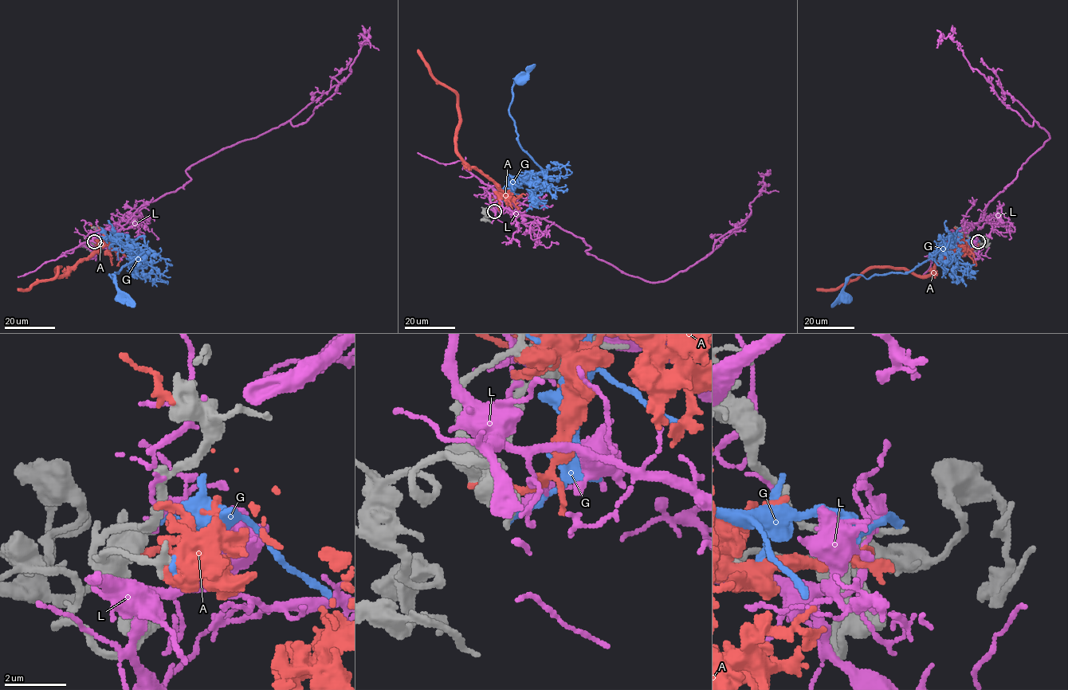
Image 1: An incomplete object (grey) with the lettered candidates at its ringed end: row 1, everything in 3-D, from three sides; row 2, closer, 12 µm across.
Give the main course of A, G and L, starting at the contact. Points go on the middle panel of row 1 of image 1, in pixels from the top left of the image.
A: (492, 209), (497, 207), (504, 193), (461, 157), (456, 146), (458, 96), (432, 75), (418, 49)
G: (494, 212), (506, 185), (545, 178), (518, 141), (509, 113), (512, 84), (521, 79)
L: (494, 210), (488, 193), (581, 238), (586, 250), (624, 272), (661, 282), (704, 259), (749, 214), (770, 170)

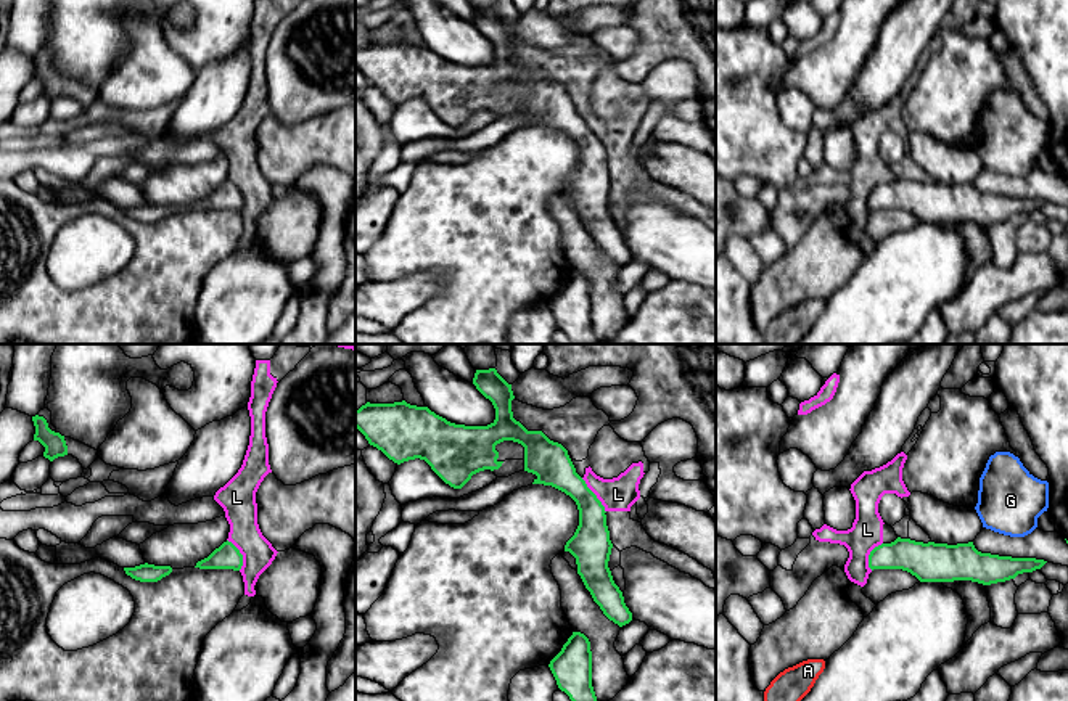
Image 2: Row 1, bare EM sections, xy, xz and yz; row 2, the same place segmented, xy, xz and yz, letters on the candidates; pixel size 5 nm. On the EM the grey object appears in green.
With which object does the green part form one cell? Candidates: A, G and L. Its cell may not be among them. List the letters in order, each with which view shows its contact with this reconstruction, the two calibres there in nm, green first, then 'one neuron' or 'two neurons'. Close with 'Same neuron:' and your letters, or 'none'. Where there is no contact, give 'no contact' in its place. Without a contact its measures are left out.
A: no contact; two neurons
G: no contact; two neurons
L: contact in xz; calibres 200 and 170 nm; two neurons
Same neuron: none

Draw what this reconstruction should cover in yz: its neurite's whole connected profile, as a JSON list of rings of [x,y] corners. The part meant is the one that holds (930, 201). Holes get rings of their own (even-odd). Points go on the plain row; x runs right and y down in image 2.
[[[912,132],[907,145],[910,158],[931,180],[923,183],[898,177],[875,187],[869,195],[872,211],[902,209],[920,222],[971,220],[991,225],[1033,212],[1047,203],[978,191],[973,180],[983,162],[973,148],[954,146],[922,132]]]

